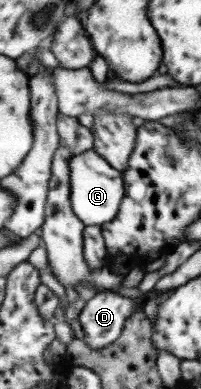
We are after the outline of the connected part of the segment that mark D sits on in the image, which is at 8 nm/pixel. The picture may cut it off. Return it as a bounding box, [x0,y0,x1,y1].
[77,290,142,351]

